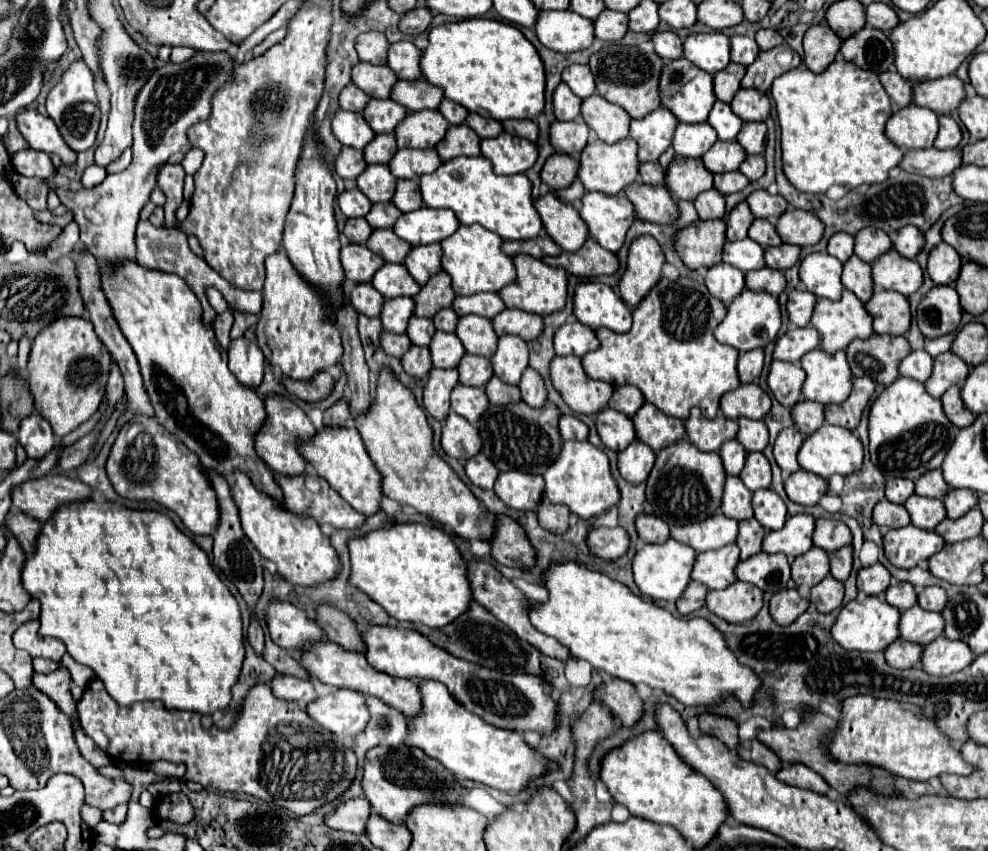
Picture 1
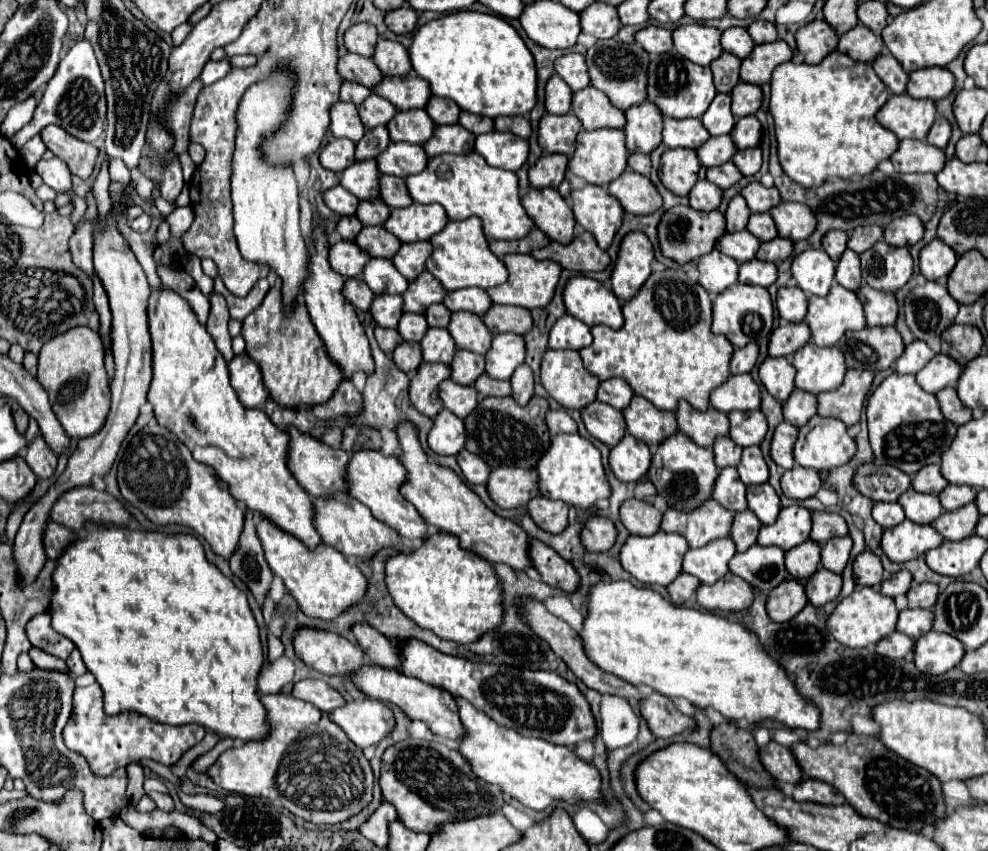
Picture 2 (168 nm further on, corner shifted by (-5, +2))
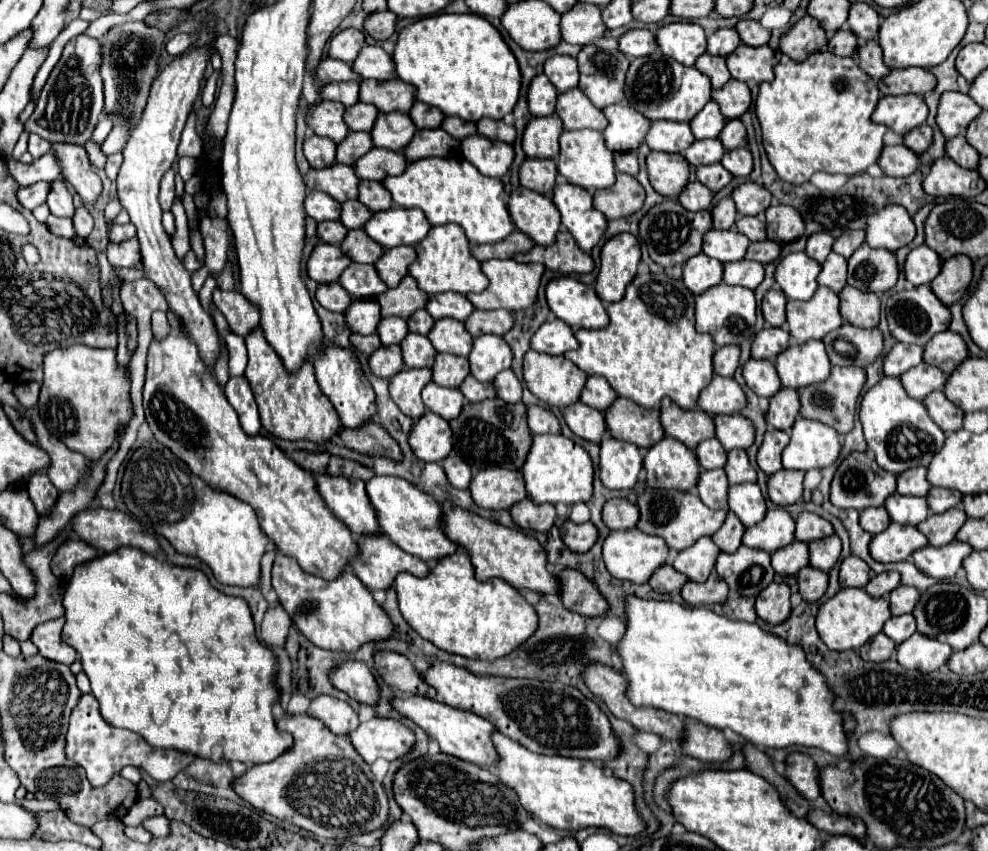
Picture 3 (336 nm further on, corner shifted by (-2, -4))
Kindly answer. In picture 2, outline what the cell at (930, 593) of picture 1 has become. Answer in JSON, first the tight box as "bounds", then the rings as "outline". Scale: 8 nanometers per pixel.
{"bounds":[906,582,938,608],"outline":[[[932,582],[914,584],[906,594],[908,606],[910,608],[932,608],[932,602],[936,602],[936,594],[938,594],[938,586]]]}

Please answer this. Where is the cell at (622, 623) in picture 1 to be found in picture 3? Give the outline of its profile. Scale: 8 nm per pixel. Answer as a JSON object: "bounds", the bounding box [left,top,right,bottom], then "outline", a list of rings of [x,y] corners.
{"bounds":[615,596,847,756],"outline":[[[627,596],[625,598],[625,634],[619,640],[619,644],[615,646],[615,652],[621,656],[621,674],[625,674],[627,680],[627,692],[629,692],[629,700],[633,700],[633,704],[637,706],[651,706],[651,708],[659,708],[677,716],[687,716],[687,718],[695,718],[707,726],[719,728],[719,730],[733,730],[739,736],[743,736],[745,740],[749,740],[755,746],[765,746],[765,748],[785,748],[785,746],[813,746],[813,748],[821,748],[833,756],[843,756],[847,752],[847,736],[843,732],[841,726],[841,716],[837,712],[833,712],[833,696],[827,690],[825,678],[805,660],[805,652],[799,646],[789,646],[785,644],[781,638],[763,632],[757,624],[749,624],[749,622],[735,622],[729,620],[725,616],[715,614],[709,608],[691,608],[691,606],[681,606],[677,602],[663,602],[663,600],[643,600],[637,596]]]}

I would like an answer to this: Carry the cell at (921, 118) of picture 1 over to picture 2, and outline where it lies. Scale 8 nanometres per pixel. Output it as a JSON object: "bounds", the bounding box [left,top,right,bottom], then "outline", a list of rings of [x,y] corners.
{"bounds":[876,94,936,140],"outline":[[[894,94],[886,100],[886,104],[878,110],[876,120],[892,130],[898,140],[912,138],[924,140],[936,116],[934,102],[928,98],[912,98],[910,94]]]}

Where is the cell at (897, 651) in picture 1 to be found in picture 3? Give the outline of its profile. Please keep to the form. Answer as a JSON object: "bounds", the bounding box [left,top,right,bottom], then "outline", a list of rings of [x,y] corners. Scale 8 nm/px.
{"bounds":[859,632,897,662],"outline":[[[883,632],[877,634],[873,640],[869,640],[867,644],[863,644],[859,648],[859,654],[863,660],[867,662],[881,662],[881,660],[889,660],[893,658],[893,654],[897,652],[897,644],[885,636]]]}

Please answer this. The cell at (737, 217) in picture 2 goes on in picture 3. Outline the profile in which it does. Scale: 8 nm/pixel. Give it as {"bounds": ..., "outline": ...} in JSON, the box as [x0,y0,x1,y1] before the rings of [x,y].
{"bounds":[711,198,737,230],"outline":[[[723,198],[711,212],[713,216],[713,228],[719,230],[731,230],[737,222],[737,210],[731,198]]]}

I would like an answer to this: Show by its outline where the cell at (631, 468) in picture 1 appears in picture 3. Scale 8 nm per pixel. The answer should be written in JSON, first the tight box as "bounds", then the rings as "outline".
{"bounds":[599,438,643,490],"outline":[[[607,438],[601,442],[599,476],[605,488],[631,490],[637,482],[641,468],[643,468],[643,458],[637,446],[617,438]]]}

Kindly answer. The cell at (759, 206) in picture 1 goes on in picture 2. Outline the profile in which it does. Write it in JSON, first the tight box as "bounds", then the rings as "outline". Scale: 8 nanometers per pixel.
{"bounds":[742,182,782,214],"outline":[[[750,182],[742,190],[742,196],[746,198],[750,212],[754,212],[754,214],[756,212],[768,212],[772,206],[778,206],[782,202],[776,188],[766,188],[760,182]]]}

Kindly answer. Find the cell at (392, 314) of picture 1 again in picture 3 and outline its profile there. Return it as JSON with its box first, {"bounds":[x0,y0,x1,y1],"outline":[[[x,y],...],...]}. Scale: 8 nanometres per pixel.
{"bounds":[345,300,381,334],"outline":[[[353,300],[349,310],[345,312],[347,324],[353,332],[373,334],[377,324],[381,322],[381,306],[377,300]]]}

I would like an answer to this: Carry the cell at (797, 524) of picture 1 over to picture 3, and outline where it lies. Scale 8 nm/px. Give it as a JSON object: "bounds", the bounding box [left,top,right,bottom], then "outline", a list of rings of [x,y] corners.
{"bounds":[743,508,795,554],"outline":[[[775,508],[775,510],[767,510],[765,518],[759,524],[747,528],[743,536],[743,544],[773,554],[795,542],[793,532],[795,532],[795,520],[791,518],[791,514],[787,514],[781,508]]]}

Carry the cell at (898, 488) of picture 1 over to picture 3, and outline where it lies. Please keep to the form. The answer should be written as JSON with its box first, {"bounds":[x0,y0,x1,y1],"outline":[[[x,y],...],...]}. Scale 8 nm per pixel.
{"bounds":[831,452,897,510],"outline":[[[853,452],[841,462],[831,482],[831,502],[837,504],[839,508],[865,510],[871,506],[883,506],[885,500],[895,492],[897,492],[897,476],[891,472],[885,472],[873,460],[867,460],[867,456],[859,452]]]}

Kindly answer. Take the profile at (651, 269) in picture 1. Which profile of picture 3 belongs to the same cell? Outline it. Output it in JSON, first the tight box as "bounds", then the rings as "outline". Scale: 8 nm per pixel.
{"bounds":[597,234,641,302],"outline":[[[617,234],[607,240],[601,250],[601,270],[597,276],[597,296],[603,302],[619,302],[625,296],[625,288],[637,276],[641,262],[641,246],[631,234]]]}

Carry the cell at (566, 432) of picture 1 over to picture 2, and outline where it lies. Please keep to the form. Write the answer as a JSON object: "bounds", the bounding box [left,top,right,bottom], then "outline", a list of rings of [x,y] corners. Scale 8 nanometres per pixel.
{"bounds":[546,410,578,434],"outline":[[[548,410],[546,412],[546,424],[550,434],[562,434],[562,432],[578,432],[576,422],[564,412],[564,410]]]}

